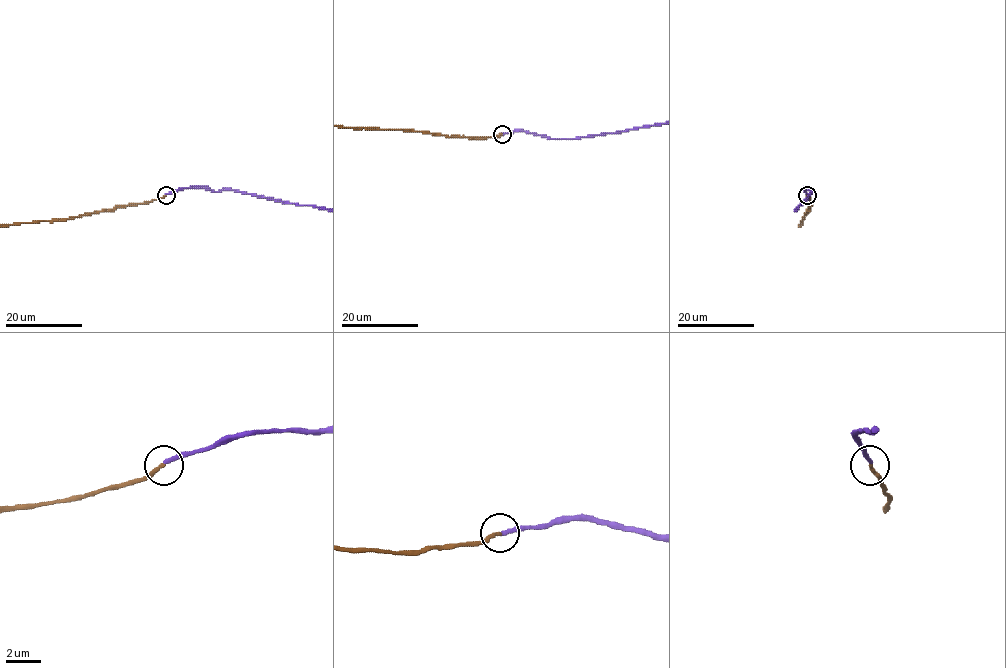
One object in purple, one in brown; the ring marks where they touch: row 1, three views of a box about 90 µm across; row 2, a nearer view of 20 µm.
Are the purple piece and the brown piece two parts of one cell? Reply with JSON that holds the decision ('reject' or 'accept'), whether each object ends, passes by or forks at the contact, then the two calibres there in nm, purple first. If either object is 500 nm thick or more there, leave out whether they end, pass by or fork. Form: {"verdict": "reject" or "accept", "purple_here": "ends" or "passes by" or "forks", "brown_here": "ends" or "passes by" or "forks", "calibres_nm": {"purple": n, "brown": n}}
{"verdict": "accept", "purple_here": "ends", "brown_here": "ends", "calibres_nm": {"purple": 240, "brown": 200}}

